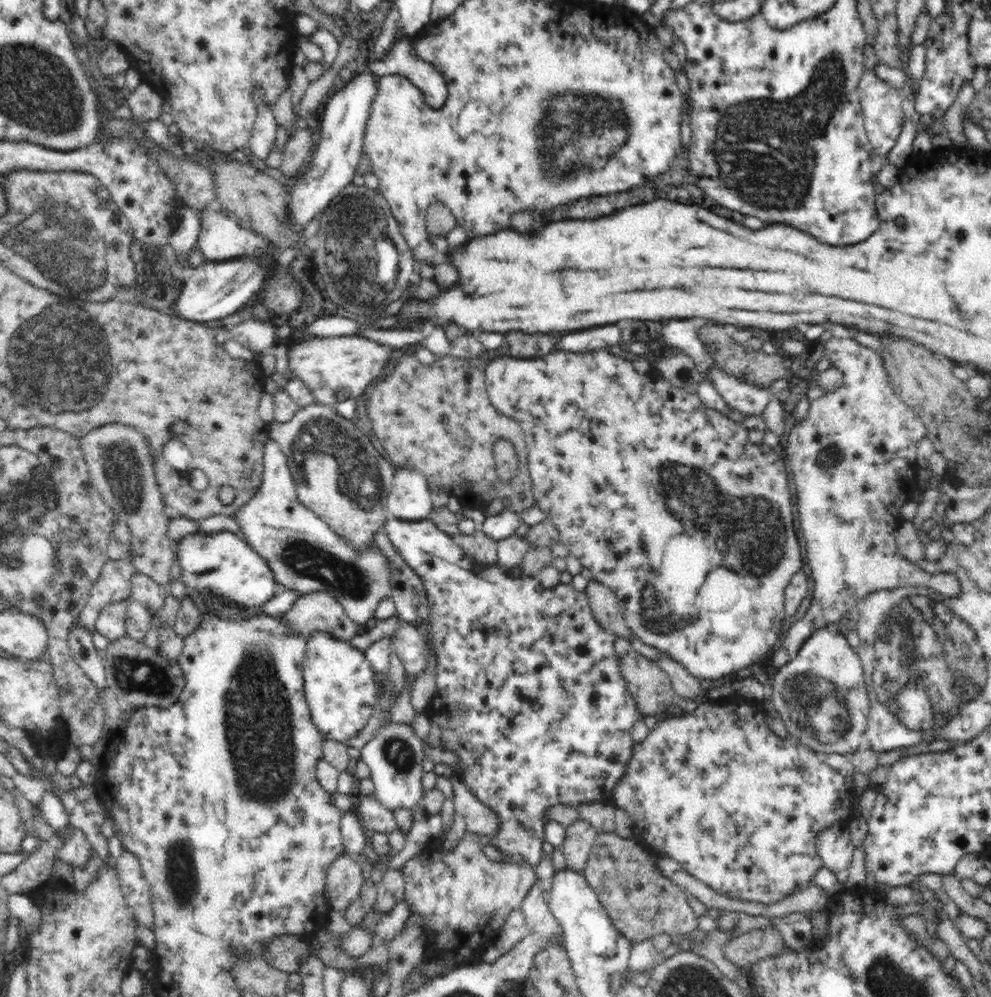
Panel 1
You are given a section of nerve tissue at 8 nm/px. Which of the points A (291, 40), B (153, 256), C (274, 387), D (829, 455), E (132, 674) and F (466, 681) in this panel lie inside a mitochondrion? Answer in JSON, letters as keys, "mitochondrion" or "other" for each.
{"A":"other","B":"other","C":"other","D":"mitochondrion","E":"mitochondrion","F":"other"}

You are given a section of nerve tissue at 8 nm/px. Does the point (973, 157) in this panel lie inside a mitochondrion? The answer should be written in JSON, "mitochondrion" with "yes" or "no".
{"mitochondrion":"no"}

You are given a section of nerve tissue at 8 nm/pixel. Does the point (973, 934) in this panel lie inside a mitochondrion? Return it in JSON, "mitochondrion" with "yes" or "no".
{"mitochondrion":"no"}

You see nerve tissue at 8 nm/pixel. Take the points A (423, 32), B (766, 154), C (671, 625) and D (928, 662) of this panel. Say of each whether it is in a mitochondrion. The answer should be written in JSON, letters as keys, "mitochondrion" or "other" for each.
{"A":"other","B":"mitochondrion","C":"mitochondrion","D":"mitochondrion"}

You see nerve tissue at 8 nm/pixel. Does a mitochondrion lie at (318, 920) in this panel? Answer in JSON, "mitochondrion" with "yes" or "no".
{"mitochondrion":"no"}

